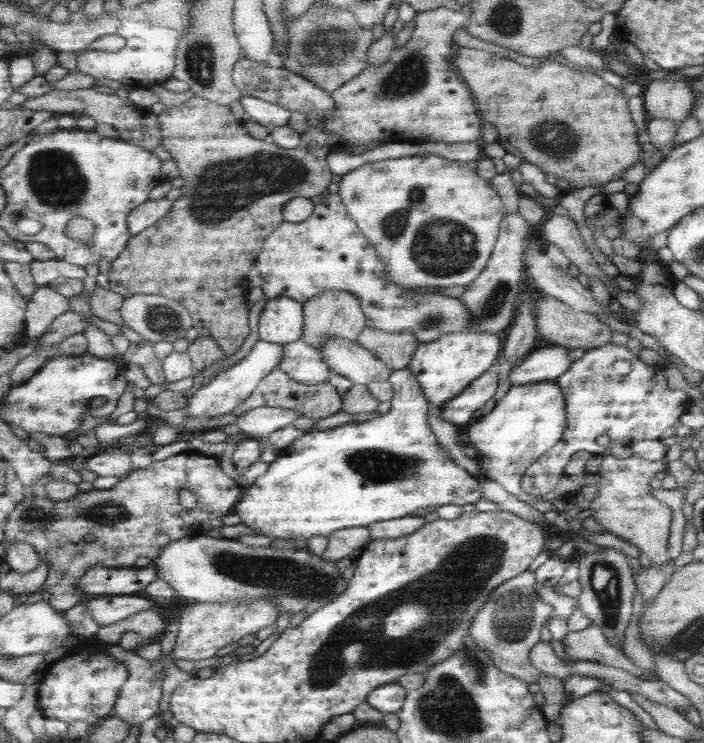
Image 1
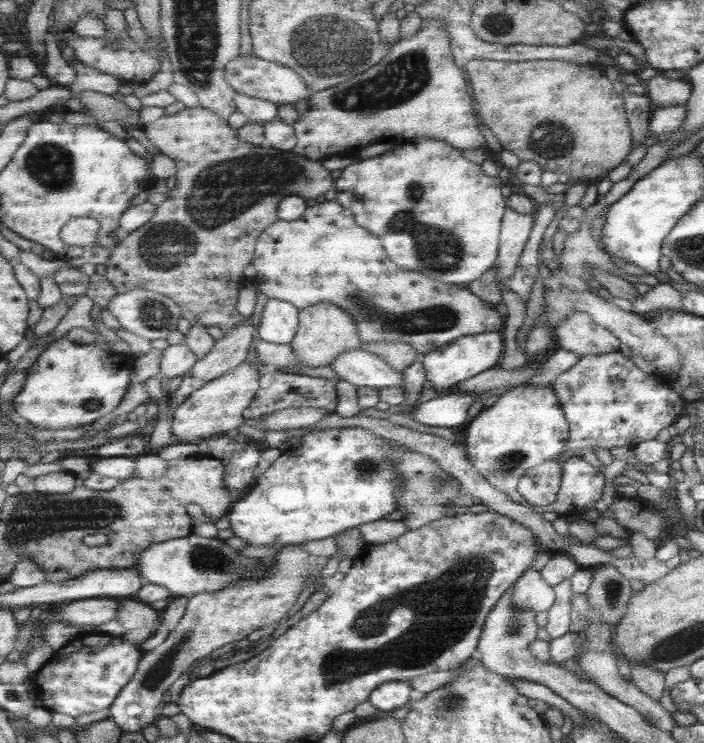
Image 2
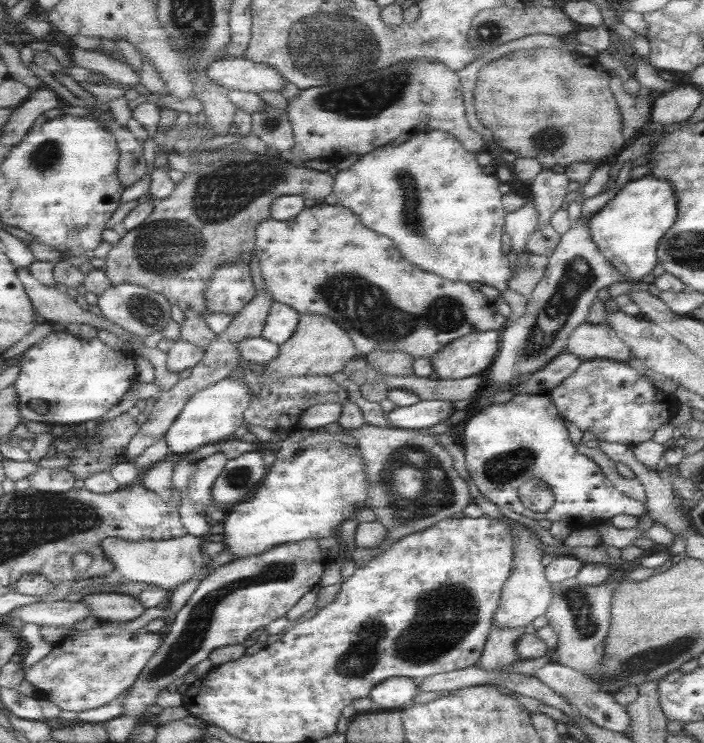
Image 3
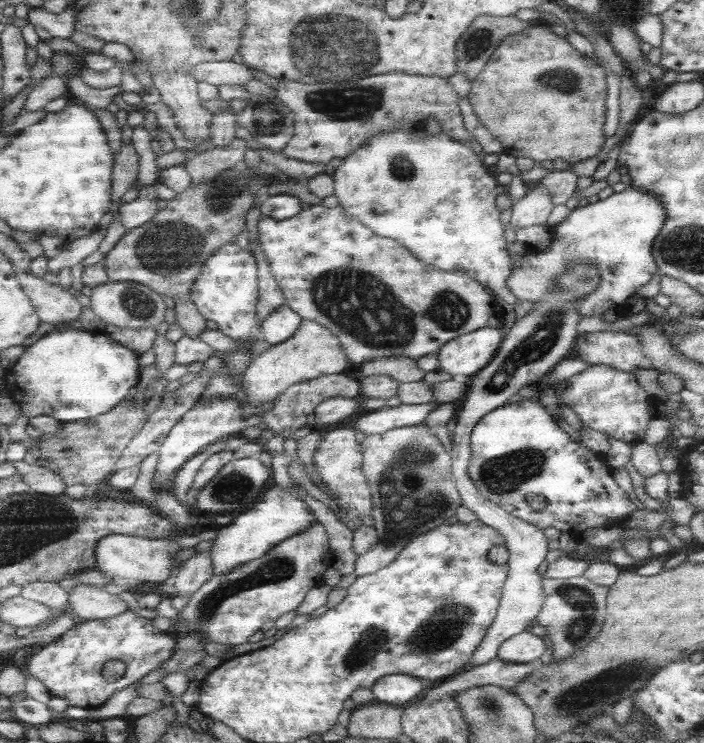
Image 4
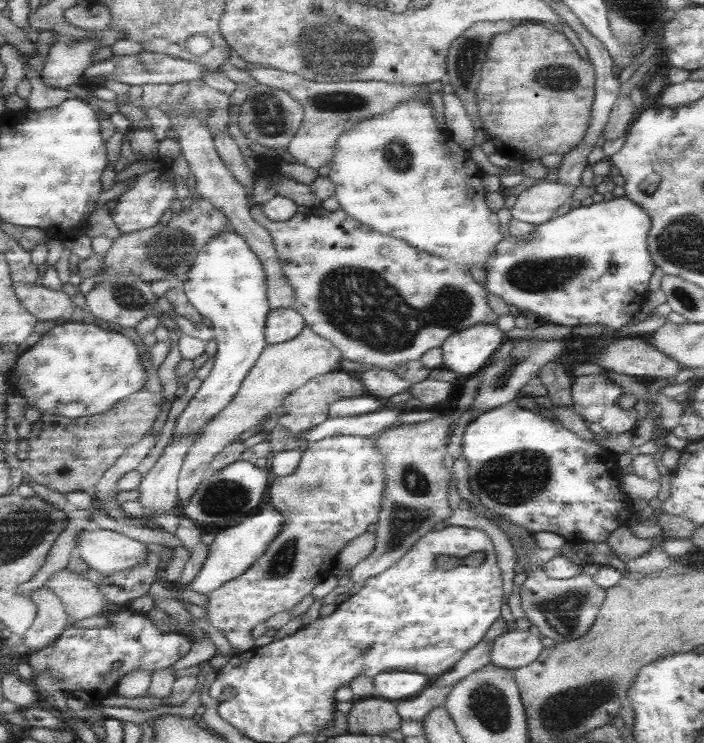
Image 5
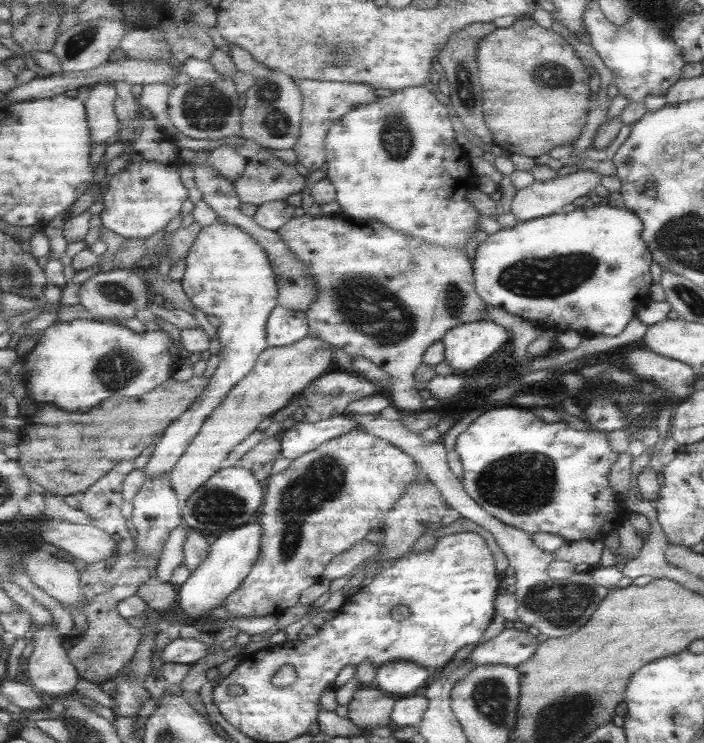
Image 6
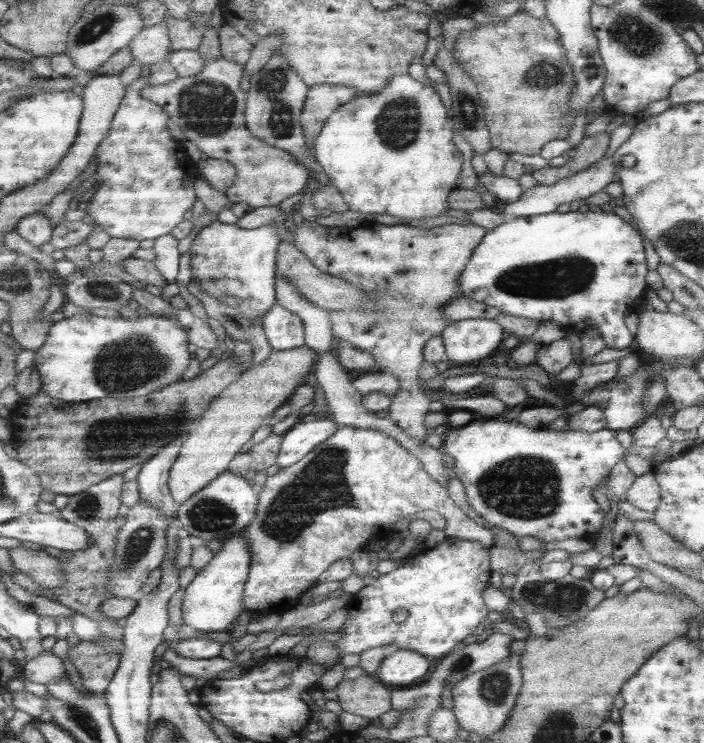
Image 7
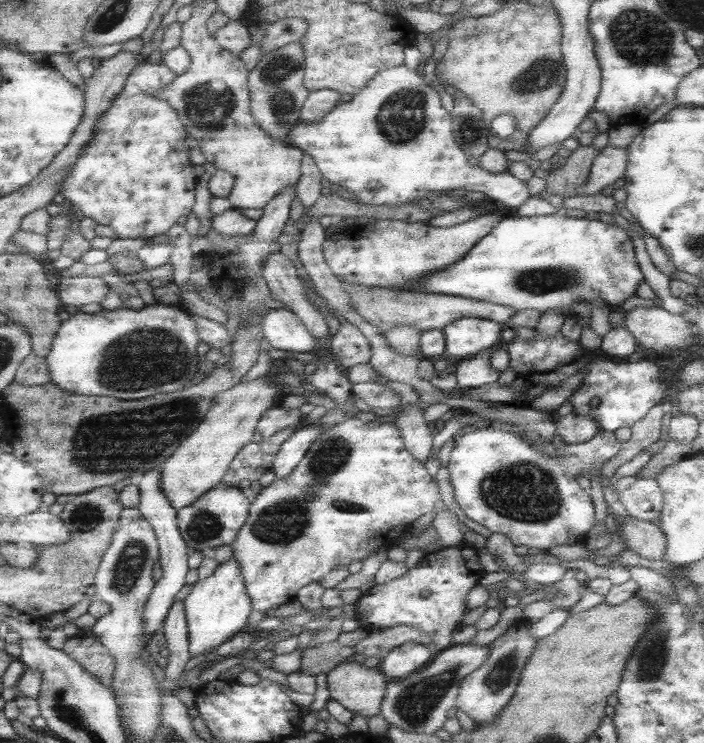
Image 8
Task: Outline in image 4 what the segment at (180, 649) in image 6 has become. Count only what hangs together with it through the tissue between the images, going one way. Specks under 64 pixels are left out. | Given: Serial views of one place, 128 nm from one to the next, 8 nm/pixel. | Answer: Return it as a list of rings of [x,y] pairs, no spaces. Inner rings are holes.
[[[127,611],[119,616],[76,624],[31,656],[26,674],[43,683],[51,696],[89,710],[101,706],[117,692],[157,670],[175,654],[177,645],[178,639],[172,630],[159,631],[151,619]],[[109,660],[121,660],[126,665],[124,675],[114,682],[107,682],[101,674],[101,668]]]

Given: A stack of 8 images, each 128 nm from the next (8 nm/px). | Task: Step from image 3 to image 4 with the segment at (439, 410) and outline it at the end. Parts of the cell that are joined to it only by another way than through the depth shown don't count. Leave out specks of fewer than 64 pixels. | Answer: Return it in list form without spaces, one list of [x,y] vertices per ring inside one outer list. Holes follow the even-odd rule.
[[[434,401],[423,405],[385,406],[375,412],[364,414],[356,420],[351,420],[348,424],[364,436],[383,434],[393,428],[423,425],[425,417],[436,407],[437,404]]]

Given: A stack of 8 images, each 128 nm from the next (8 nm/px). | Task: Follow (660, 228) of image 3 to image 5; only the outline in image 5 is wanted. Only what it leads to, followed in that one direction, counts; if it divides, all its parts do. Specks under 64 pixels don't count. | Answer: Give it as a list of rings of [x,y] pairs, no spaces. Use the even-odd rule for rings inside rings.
[[[613,197],[611,200],[591,203],[590,206],[572,205],[572,209],[556,216],[539,225],[535,225],[535,230],[529,235],[514,237],[512,235],[504,236],[499,239],[495,249],[491,251],[487,263],[485,263],[485,283],[483,284],[486,294],[493,294],[501,298],[508,306],[515,306],[520,312],[531,312],[537,316],[538,323],[557,324],[557,326],[583,326],[583,324],[597,324],[603,328],[611,328],[611,331],[621,328],[625,322],[629,322],[637,312],[637,307],[644,301],[647,295],[649,278],[653,272],[654,262],[651,260],[647,250],[647,233],[651,230],[651,220],[645,215],[644,210],[636,206],[635,202],[623,197]]]

